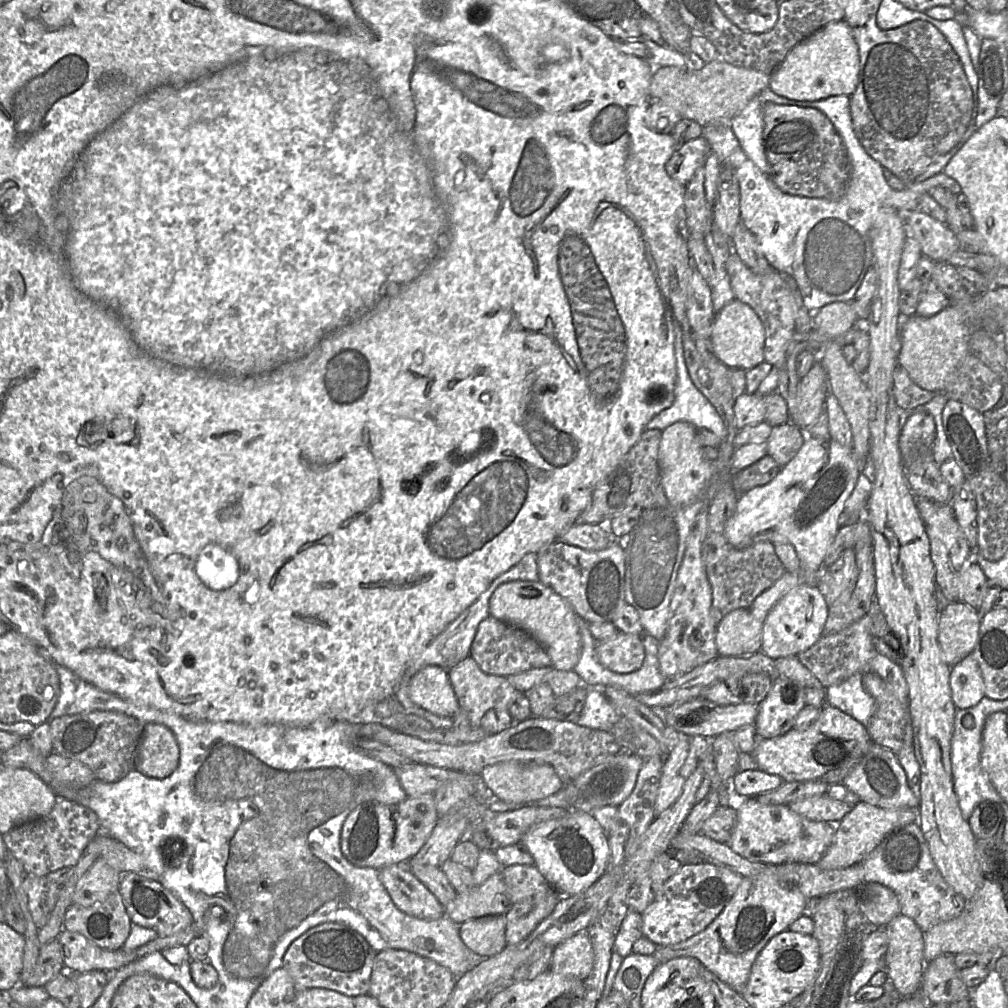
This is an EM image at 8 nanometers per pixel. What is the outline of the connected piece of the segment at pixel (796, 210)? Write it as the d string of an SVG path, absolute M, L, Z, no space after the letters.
M766 88L759 93L759 100L773 98L773 103L803 104L821 111L832 122L839 133L848 152L851 162L851 175L844 196L838 201L825 198L801 197L787 194L781 191L773 181L766 176L757 165L752 162L733 133L730 123L712 123L703 126L702 136L708 141L711 150L716 154L720 163L727 163L733 168L739 183L740 190L740 217L745 227L755 236L760 249L768 263L778 272L791 275L801 294L803 305L811 312L834 302L851 301L855 296L861 282L872 266L873 250L870 231L874 220L883 207L893 207L900 214L907 214L917 209L918 199L921 195L929 193L934 187L943 187L953 194L962 193L959 183L944 172L937 173L933 177L906 185L901 191L894 190L886 181L883 174L883 166L874 160L862 147L857 139L850 114L850 97L846 95L830 96L815 101L797 101L773 93Z

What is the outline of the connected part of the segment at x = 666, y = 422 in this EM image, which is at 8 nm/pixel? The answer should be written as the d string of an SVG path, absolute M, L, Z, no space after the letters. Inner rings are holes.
M675 323L674 352L675 352L676 371L677 371L674 402L669 408L661 411L659 414L654 416L646 425L646 429L659 429L662 431L671 424L674 424L679 421L683 421L692 424L696 428L704 428L706 430L709 430L712 433L716 434L721 439L725 438L727 435L727 430L723 419L721 418L715 407L694 385L694 383L690 378L683 354L682 330L680 325L676 323Z

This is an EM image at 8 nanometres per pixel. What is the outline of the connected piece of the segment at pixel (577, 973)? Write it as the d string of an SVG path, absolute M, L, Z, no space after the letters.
M581 931L559 944L554 950L550 970L585 980L592 970L593 947L586 931Z

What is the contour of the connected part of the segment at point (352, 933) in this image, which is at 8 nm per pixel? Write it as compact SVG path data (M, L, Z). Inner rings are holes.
M326 922L309 929L289 946L282 967L291 977L296 991L324 988L346 996L367 995L376 955L356 930L341 923Z

